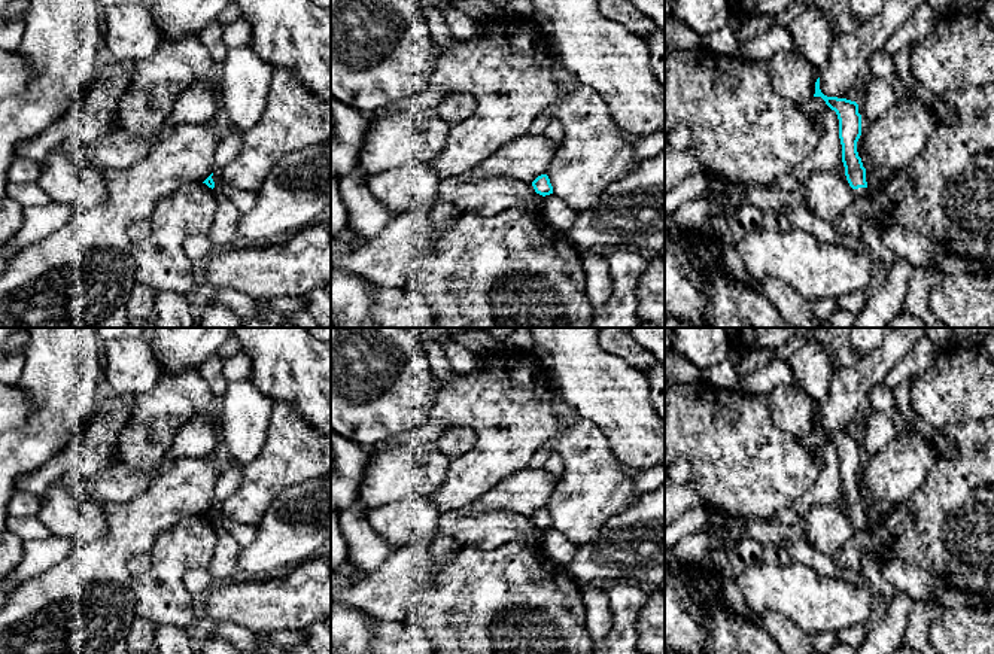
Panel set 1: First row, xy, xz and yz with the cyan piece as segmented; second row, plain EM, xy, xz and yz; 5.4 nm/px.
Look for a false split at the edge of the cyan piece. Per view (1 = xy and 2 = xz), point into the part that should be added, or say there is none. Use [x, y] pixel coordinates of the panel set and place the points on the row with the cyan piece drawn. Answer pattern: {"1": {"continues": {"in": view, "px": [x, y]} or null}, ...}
{"1": {"continues": null}, "2": {"continues": null}}

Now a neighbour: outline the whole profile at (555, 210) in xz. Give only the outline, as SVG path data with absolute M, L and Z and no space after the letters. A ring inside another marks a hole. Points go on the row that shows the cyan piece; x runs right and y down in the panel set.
M554 194L544 197L544 206L541 215L557 229L566 232L574 220L577 219L578 212L572 210L563 200Z

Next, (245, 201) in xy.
M215 170L212 176L215 188L222 191L240 210L241 215L250 213L256 204L256 194L250 191L231 188L222 177L221 170Z

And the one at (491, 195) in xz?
M508 176L484 179L441 179L438 201L452 204L459 215L498 215L510 209L523 213L541 213L544 197L536 194L532 183Z

